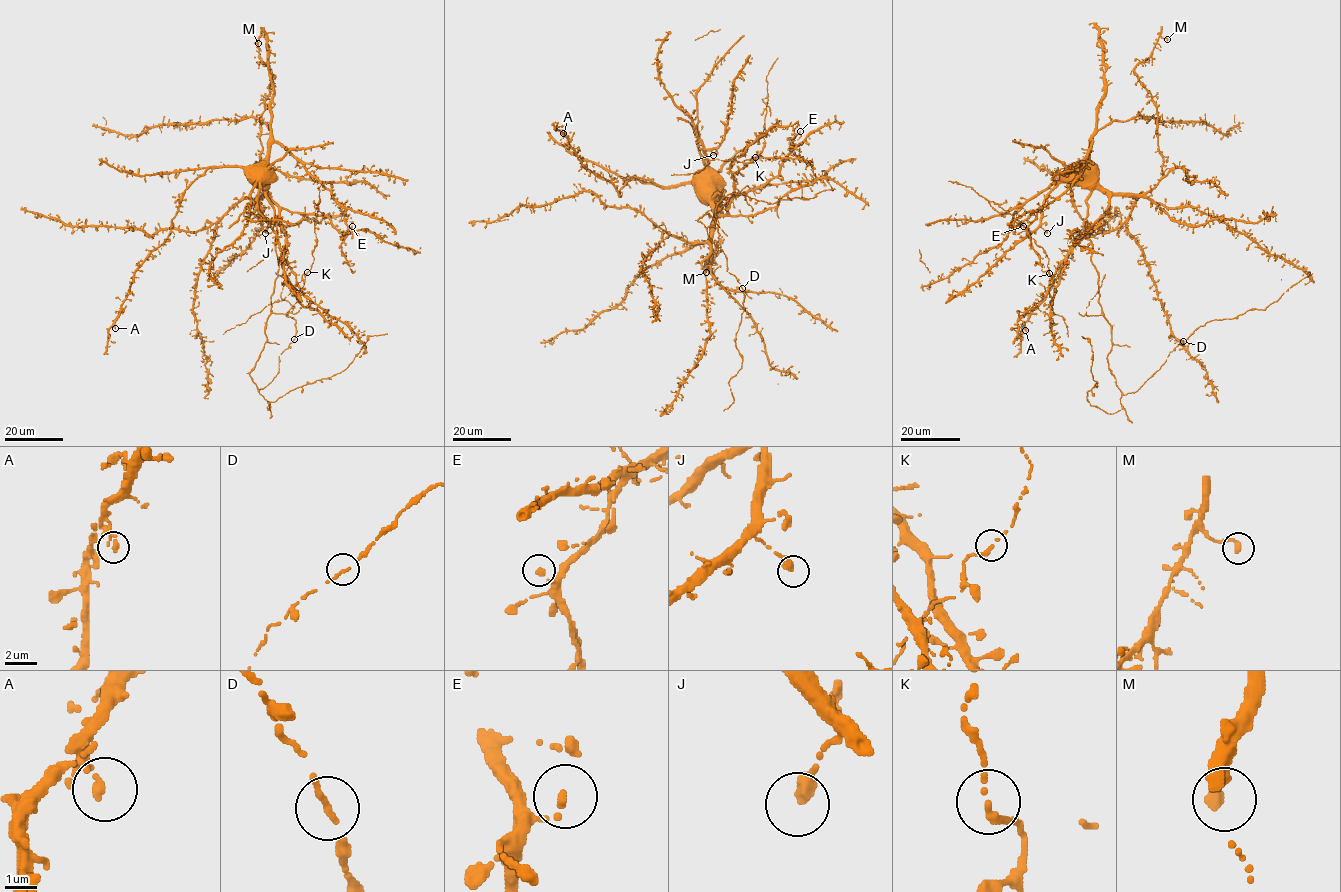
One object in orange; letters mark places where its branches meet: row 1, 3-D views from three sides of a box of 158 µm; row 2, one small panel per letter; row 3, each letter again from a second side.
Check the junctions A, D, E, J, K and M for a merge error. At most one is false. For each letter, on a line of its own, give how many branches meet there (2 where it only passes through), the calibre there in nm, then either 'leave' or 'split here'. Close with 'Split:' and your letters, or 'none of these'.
A: 1 branches meet; 300 nm thick; leave
D: 1 branches meet; 240 nm thick; leave
E: 1 branches meet; 280 nm thick; leave
J: 1 branches meet; 400 nm thick; leave
K: 1 branches meet; 320 nm thick; split here
M: 1 branches meet; 360 nm thick; leave
Split: K

